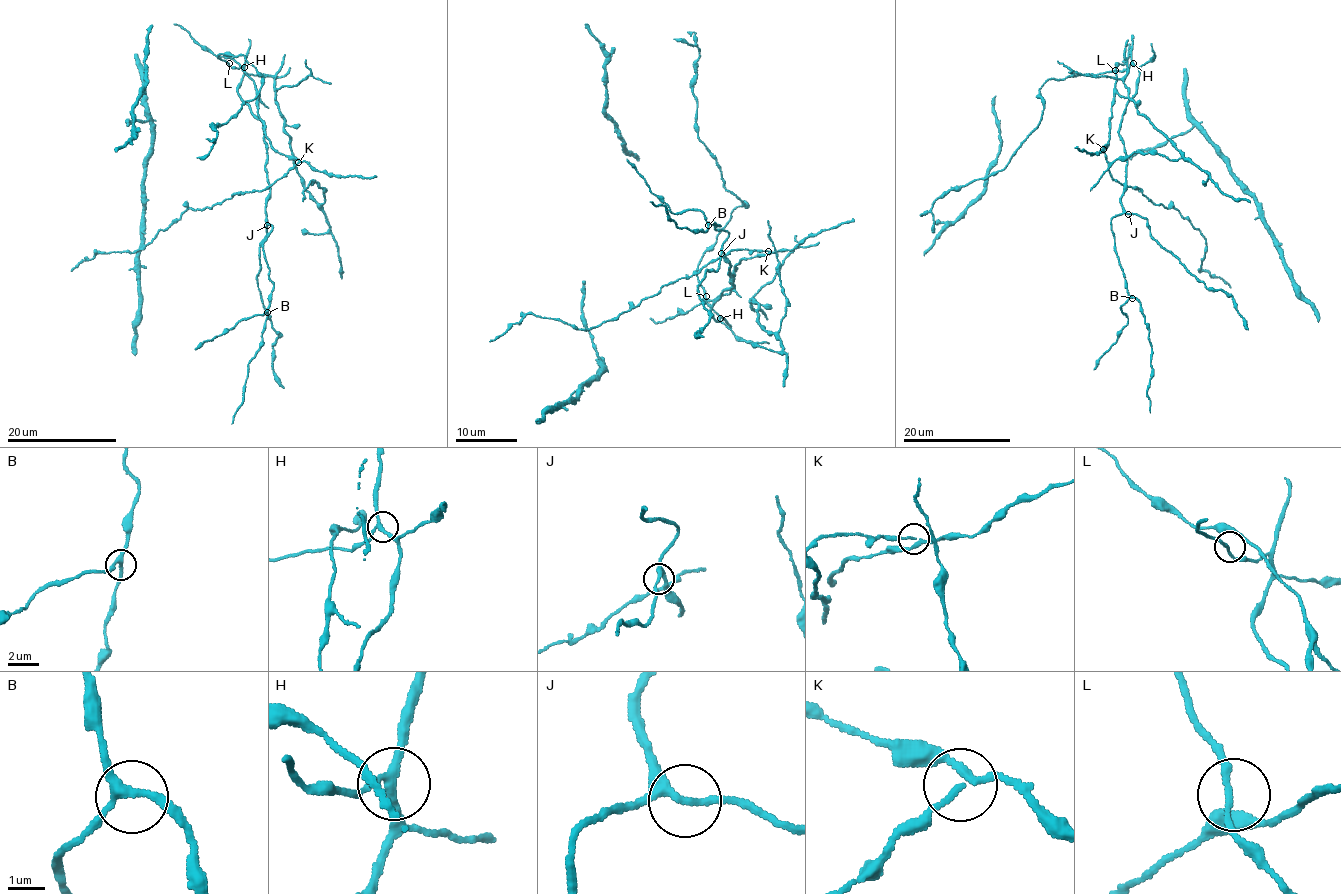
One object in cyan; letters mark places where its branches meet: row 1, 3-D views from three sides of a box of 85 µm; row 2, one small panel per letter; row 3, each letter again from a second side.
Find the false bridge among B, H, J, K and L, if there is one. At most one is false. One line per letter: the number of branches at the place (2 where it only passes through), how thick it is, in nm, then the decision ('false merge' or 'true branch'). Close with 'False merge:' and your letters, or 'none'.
B: branches 3; calibre 240 nm; true branch
H: branches 3; calibre 200 nm; true branch
J: branches 3; calibre 220 nm; true branch
K: branches 3; calibre 170 nm; false merge
L: branches 3; calibre 130 nm; true branch
False merge: K

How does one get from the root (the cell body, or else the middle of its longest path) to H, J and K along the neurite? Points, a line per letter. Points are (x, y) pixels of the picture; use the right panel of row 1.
H: (1115, 72), (1116, 64), (1115, 71), (1123, 71), (1133, 63)
J: (1115, 72), (1116, 64), (1115, 71), (1139, 70), (1118, 128), (1128, 163), (1121, 205), (1128, 214)
K: (1115, 72), (1109, 139), (1103, 149)

